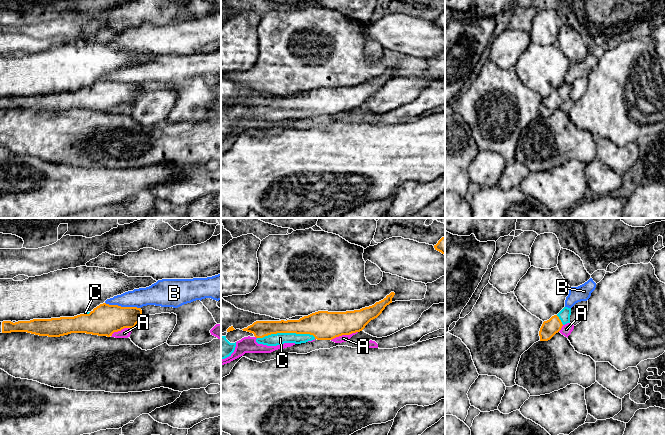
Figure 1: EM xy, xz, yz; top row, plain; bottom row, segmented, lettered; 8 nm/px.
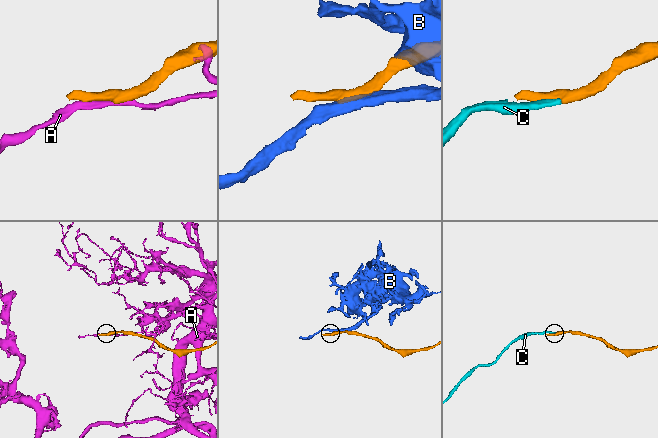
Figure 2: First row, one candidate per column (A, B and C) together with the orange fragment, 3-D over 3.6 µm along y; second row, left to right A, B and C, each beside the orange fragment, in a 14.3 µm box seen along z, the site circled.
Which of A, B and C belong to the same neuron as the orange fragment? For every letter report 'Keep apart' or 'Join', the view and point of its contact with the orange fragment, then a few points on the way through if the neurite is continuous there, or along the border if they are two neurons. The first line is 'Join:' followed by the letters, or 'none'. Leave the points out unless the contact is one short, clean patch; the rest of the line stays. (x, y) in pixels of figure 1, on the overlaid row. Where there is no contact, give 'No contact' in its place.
Join: C
A: Keep apart. Touches orange at xz (344, 334)
B: Keep apart. Touches orange at xy (123, 307)
C: Join. Touches orange at xz (286, 332). Path across: xz (316, 324), (301, 331), (286, 332), (280, 338)

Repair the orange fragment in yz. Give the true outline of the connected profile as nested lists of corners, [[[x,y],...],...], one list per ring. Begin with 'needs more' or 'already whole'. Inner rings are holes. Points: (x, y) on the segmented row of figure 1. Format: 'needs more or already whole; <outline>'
needs more; [[[564,307],[557,315],[544,321],[539,331],[540,341],[550,340],[561,330],[563,325],[570,323],[570,315],[571,308]]]

